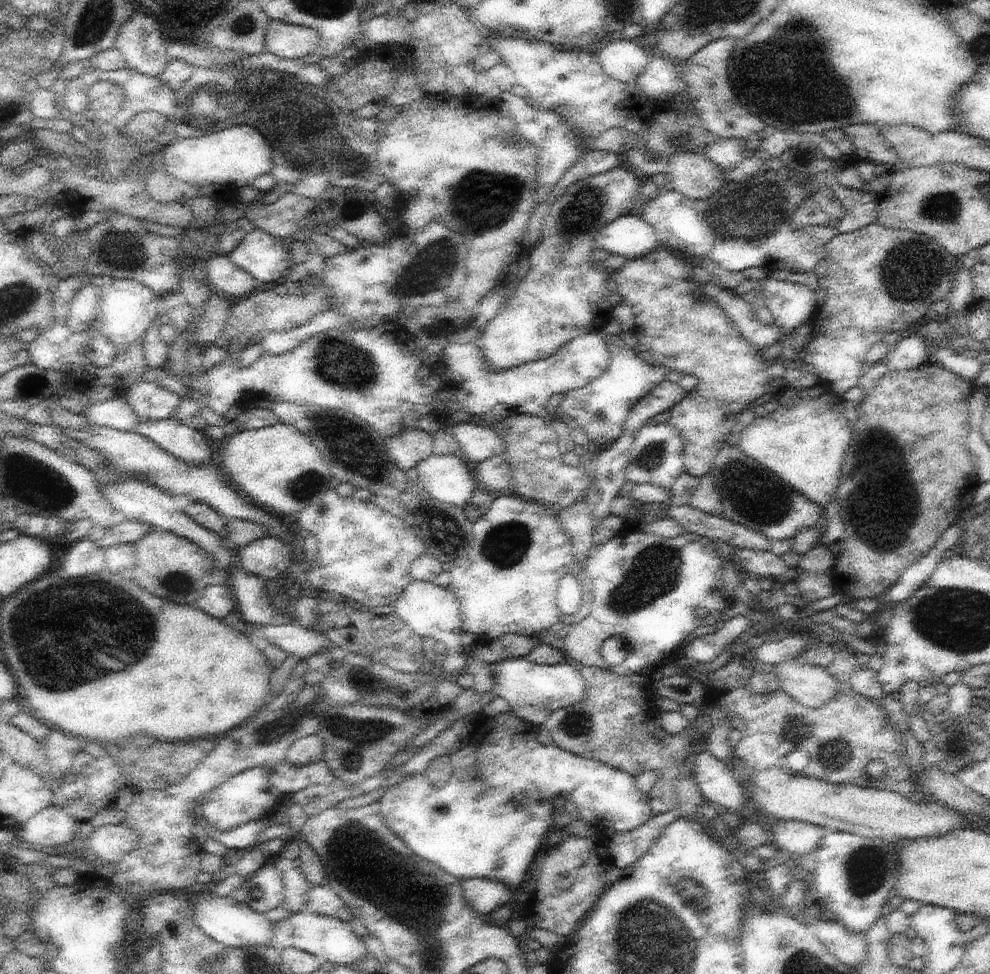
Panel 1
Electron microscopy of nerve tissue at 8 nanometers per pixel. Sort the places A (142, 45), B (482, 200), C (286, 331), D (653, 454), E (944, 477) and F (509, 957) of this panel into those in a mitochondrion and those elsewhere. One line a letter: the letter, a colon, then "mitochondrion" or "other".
A: other
B: mitochondrion
C: other
D: mitochondrion
E: other
F: other

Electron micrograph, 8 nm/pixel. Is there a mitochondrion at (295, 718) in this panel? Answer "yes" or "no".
yes

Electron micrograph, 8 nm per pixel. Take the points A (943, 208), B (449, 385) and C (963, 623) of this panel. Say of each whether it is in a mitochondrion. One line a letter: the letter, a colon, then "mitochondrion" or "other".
A: mitochondrion
B: other
C: mitochondrion

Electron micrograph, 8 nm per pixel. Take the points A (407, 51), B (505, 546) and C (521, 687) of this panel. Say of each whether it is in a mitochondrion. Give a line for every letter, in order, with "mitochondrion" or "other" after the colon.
A: other
B: mitochondrion
C: other

